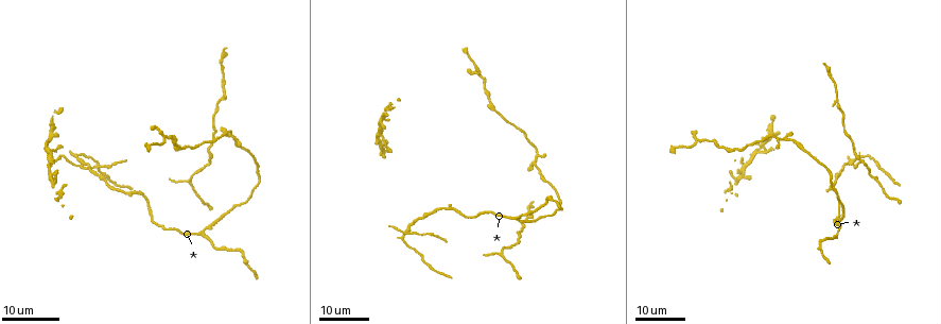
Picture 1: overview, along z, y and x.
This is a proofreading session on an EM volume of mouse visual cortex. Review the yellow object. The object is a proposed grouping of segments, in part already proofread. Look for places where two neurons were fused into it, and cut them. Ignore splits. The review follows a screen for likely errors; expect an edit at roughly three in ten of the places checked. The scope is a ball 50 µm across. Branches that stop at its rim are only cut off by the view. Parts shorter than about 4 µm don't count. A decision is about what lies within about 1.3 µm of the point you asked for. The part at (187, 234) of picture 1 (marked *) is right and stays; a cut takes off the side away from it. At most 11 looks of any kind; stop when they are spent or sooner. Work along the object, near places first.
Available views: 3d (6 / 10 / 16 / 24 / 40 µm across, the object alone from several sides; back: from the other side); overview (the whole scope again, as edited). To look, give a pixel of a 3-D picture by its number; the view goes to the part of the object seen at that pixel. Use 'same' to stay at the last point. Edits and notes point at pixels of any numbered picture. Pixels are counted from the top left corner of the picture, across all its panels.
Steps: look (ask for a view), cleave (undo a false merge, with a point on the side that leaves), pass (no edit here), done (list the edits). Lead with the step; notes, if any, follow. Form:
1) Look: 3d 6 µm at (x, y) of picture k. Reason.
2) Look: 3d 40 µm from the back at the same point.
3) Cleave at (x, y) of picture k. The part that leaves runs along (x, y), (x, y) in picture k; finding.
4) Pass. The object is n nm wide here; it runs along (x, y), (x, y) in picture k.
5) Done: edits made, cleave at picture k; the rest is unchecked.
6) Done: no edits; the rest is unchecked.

Look: 3d 24 µm at (444, 208) of picture 1. A narrow waist.

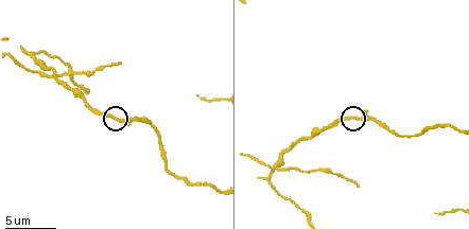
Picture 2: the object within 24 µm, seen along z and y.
Look: 3d 10 µm at (113, 119) of picture 2.

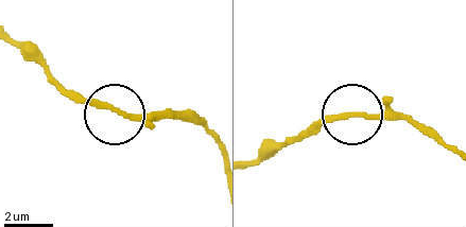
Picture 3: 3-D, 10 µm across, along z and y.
Pass. The object is 210 nm wide here; it runs along (449, 149), (400, 120), (351, 116), (298, 133) in picture 3; one neuron here.

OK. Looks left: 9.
Look: 3d 6 µm at (393, 132) of picture 2.

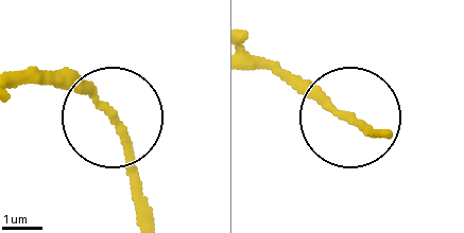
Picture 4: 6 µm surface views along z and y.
Pass. It runs along (392, 130), (341, 117), (274, 63) in picture 4; one neuron here.

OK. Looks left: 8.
Look: 3d 24 µm at (188, 180) of picture 1. Arms part here.

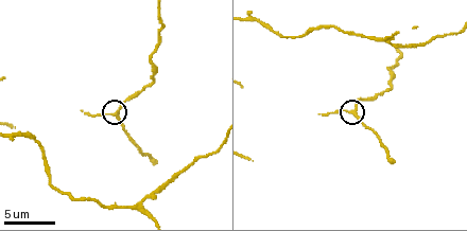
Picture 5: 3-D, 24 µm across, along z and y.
Look: 3d 10 µm at (353, 111) of picture 5.

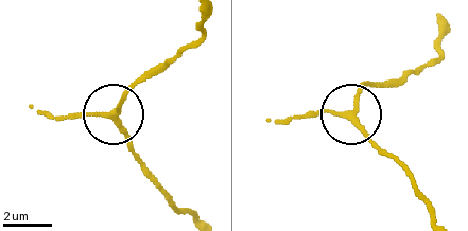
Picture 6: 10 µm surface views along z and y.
Pass. The object is 210 nm wide here; continuous, no second neuron.

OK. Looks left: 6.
Look: 3d 16 µm at (141, 204) of picture 5. Two arms in line, one across.

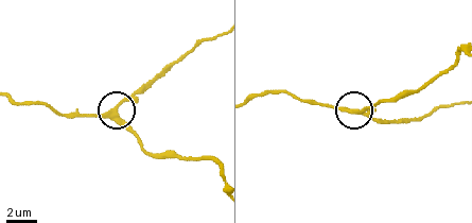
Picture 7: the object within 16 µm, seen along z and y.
Pass. The side arm is 16 µm long; it runs along (313, 102), (352, 110), (379, 104) in picture 7; one neuron here.

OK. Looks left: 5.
Look: 3d 16 µm at (498, 111) of picture 1. Thick turns thin.

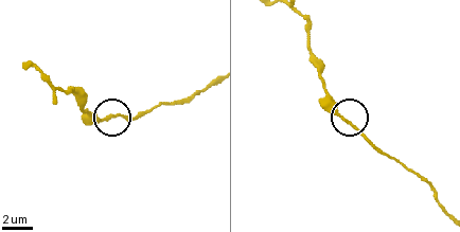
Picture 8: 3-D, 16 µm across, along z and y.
Look: 3d 6 µm at (107, 117) of picture 8.

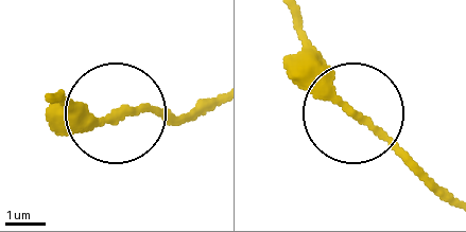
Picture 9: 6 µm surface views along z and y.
Look: 3d 6 µm from the back at (358, 114) of picture 9. From behind.

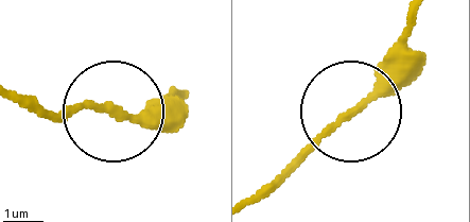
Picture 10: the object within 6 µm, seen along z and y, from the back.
Pass. It runs along (12, 90), (63, 114), (93, 103), (144, 114), (171, 97) in picture 10; continuous, no second neuron.

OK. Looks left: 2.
Done: no edits; the rest is unchecked.

